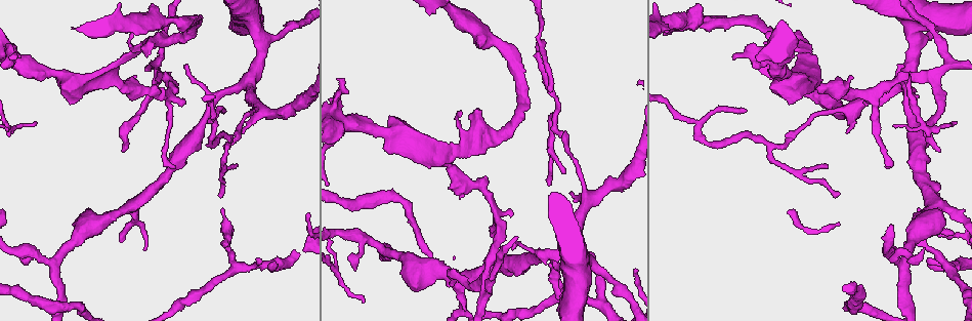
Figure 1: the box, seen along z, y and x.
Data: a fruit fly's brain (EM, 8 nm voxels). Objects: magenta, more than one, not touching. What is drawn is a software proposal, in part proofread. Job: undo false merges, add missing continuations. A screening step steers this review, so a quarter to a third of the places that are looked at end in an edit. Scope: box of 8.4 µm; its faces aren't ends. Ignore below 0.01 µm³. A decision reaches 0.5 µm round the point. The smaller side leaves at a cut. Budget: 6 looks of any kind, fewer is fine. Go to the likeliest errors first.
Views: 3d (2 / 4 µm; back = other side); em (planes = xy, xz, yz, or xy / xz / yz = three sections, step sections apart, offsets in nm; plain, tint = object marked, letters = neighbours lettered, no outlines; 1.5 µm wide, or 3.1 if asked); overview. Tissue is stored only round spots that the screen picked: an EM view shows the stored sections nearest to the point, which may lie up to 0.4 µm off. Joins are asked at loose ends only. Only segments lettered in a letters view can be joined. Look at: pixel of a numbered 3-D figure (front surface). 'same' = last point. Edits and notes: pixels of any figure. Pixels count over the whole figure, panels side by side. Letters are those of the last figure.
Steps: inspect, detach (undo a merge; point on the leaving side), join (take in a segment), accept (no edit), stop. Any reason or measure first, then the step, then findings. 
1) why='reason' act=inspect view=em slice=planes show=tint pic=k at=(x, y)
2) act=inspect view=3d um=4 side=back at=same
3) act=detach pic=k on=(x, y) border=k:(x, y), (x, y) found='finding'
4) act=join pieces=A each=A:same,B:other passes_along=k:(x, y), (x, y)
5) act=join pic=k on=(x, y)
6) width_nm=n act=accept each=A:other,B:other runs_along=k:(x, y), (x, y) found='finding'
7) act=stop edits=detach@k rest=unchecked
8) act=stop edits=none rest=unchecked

why='an open end' act=inspect view=em slice=planes show=plain pic=1 at=(173, 166)

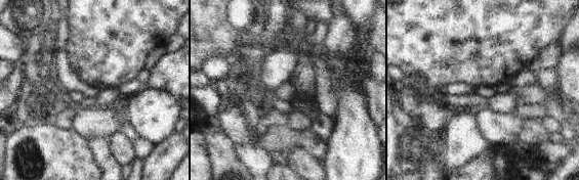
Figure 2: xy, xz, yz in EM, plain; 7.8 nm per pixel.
why='what lies round it' act=inspect view=em slice=planes show=letters at=same

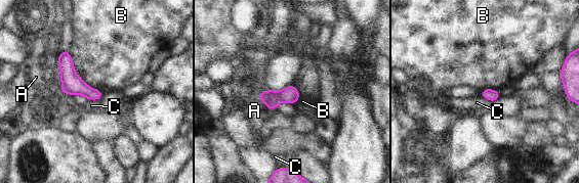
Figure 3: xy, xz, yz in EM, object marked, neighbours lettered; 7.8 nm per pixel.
act=accept each=A:other,B:other,C:other border=3:(80, 77), (85, 83), (101, 92) found='none of them fits'

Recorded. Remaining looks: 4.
act=inspect view=em slice=planes show=letters pic=1 at=(918, 208)

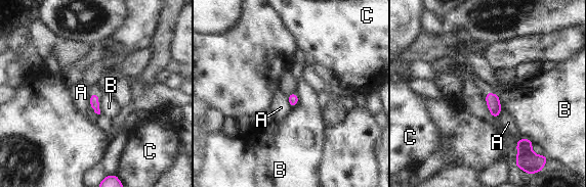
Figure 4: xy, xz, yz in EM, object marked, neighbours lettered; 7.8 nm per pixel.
width_nm=70 act=accept each=A:other,B:other,C:other border=4:(500, 103), (500, 113), (496, 118) found='none of them fits'

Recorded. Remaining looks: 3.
why='thick turns thin' act=inspect view=3d um=4 side=back pic=1 at=(22, 63)

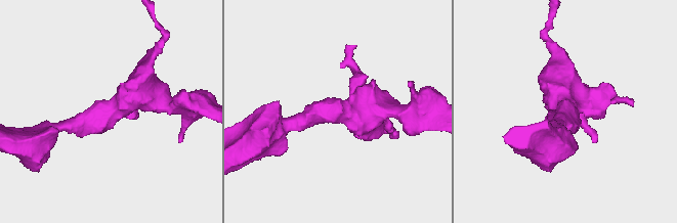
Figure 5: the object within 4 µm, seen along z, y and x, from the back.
arm_widths_nm=240,550 why='need the tissue' act=inspect view=em slice=planes show=tint pic=5 at=(567, 114)

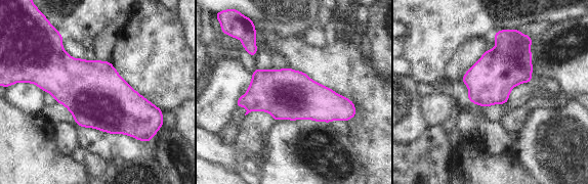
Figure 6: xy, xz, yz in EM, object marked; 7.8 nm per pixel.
act=inspect view=em slice=planes show=letters at=same

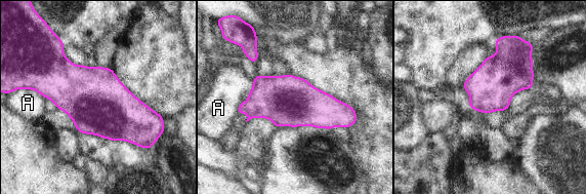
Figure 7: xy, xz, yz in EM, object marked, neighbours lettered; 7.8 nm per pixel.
longest_contact=A:170nm act=accept each=A:other border=7:(28, 88), (37, 90), (45, 99) found='one cell here'

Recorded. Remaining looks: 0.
act=stop edits=none rest=unchecked

